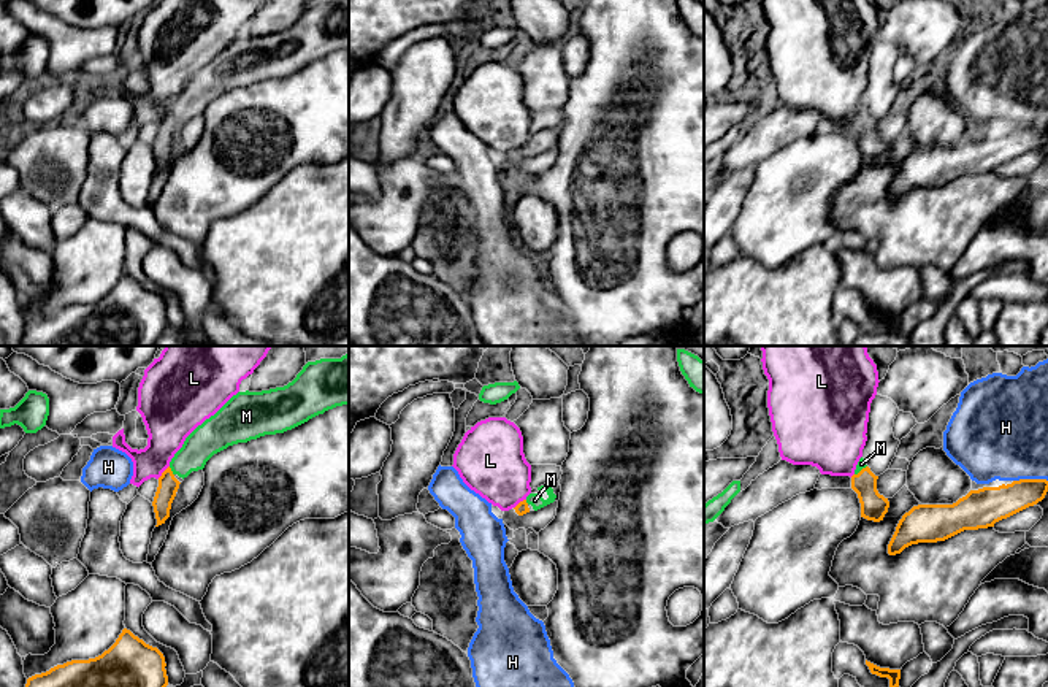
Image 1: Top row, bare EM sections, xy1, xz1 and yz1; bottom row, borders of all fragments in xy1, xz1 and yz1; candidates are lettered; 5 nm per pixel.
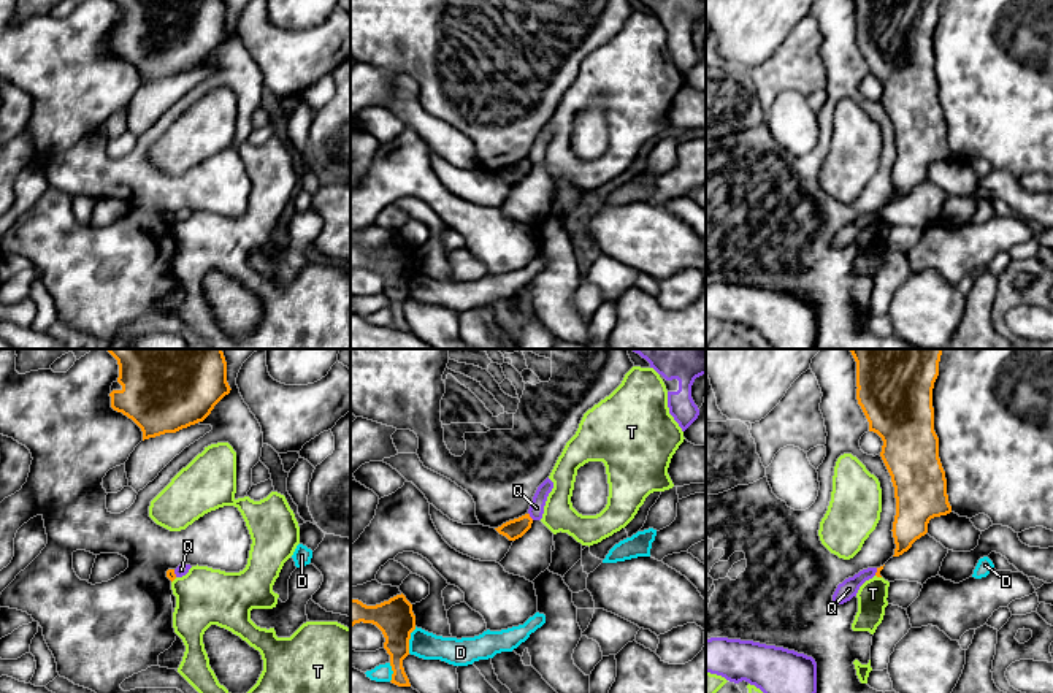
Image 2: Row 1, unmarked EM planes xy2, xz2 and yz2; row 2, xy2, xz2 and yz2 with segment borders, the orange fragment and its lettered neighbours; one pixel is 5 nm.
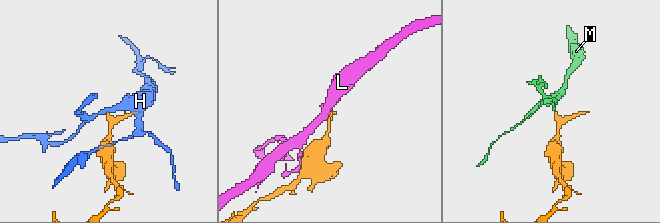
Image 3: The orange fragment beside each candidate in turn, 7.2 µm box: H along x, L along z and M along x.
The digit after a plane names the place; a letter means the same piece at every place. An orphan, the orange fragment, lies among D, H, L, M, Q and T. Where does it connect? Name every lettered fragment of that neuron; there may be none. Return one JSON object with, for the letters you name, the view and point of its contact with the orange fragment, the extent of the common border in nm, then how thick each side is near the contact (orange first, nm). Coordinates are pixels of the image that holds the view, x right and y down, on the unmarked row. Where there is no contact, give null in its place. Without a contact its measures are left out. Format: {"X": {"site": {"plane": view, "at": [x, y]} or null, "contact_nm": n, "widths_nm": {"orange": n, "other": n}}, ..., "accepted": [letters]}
{"M": {"site": {"plane": "xy1", "at": [172, 116]}, "contact_nm": 50, "widths_nm": {"orange": 100, "other": 160}}, "accepted": ["M"]}

